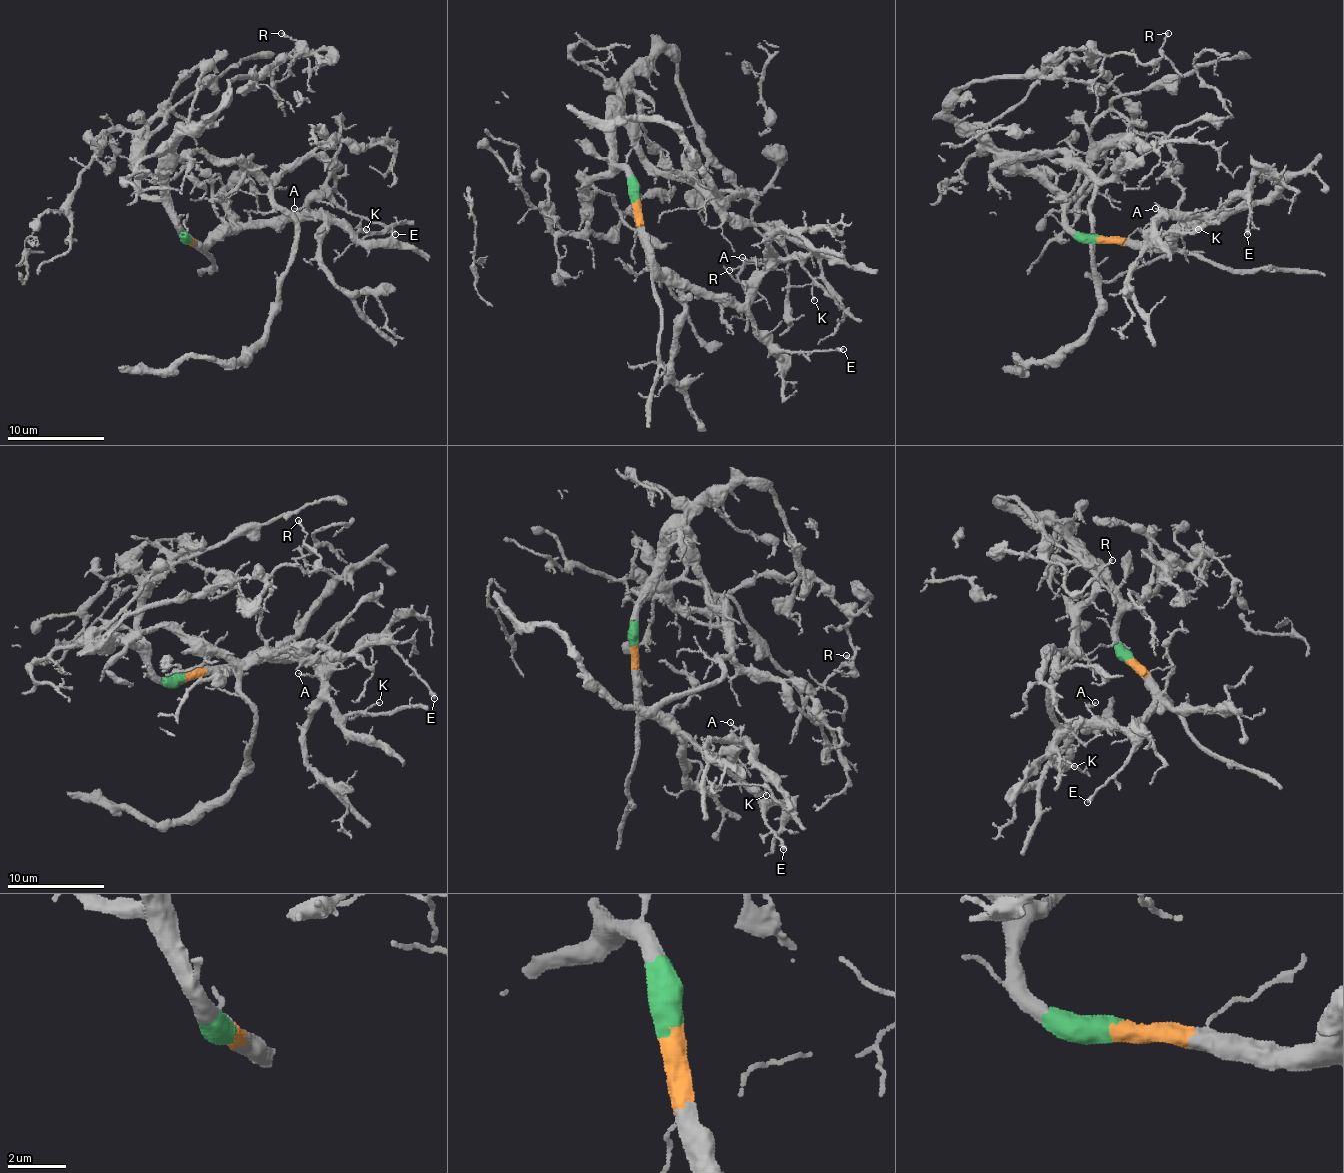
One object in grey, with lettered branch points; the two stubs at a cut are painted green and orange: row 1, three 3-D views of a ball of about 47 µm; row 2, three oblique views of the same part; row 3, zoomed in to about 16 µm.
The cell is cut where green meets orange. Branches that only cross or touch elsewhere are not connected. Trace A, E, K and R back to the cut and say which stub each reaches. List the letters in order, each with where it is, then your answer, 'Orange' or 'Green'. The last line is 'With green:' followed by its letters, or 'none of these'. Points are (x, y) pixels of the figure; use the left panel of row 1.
A: Place: (294, 208). Orange
E: Place: (395, 234). Orange
K: Place: (366, 229). Orange
R: Place: (281, 33). Green
With green: R

